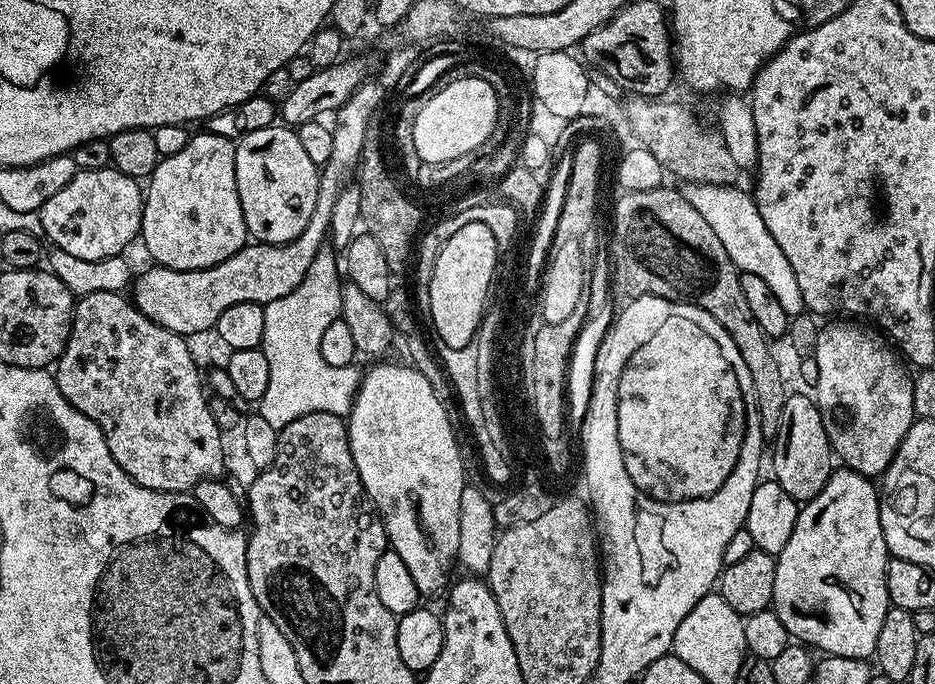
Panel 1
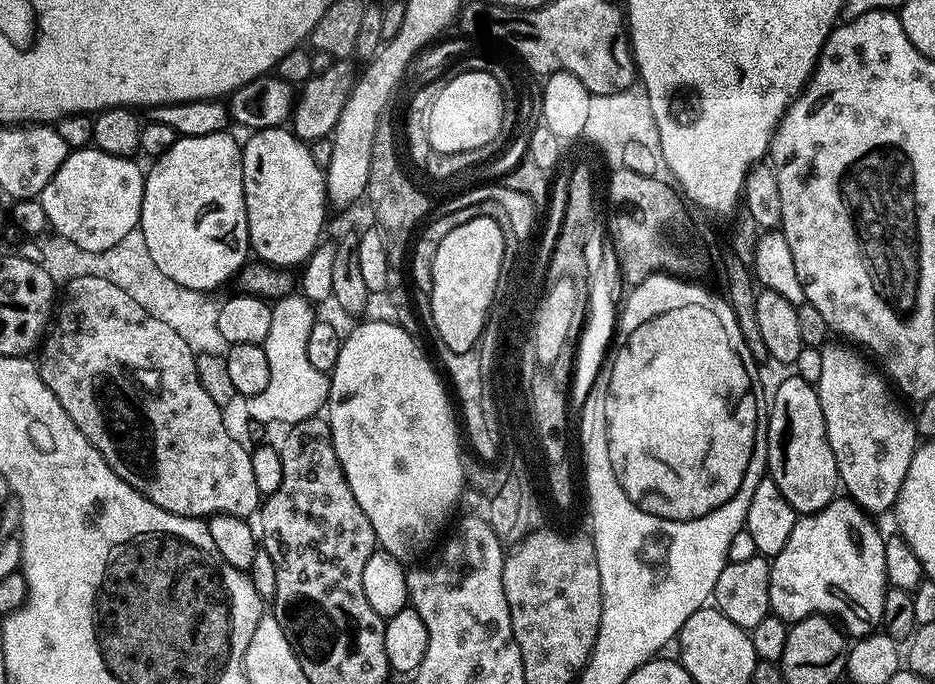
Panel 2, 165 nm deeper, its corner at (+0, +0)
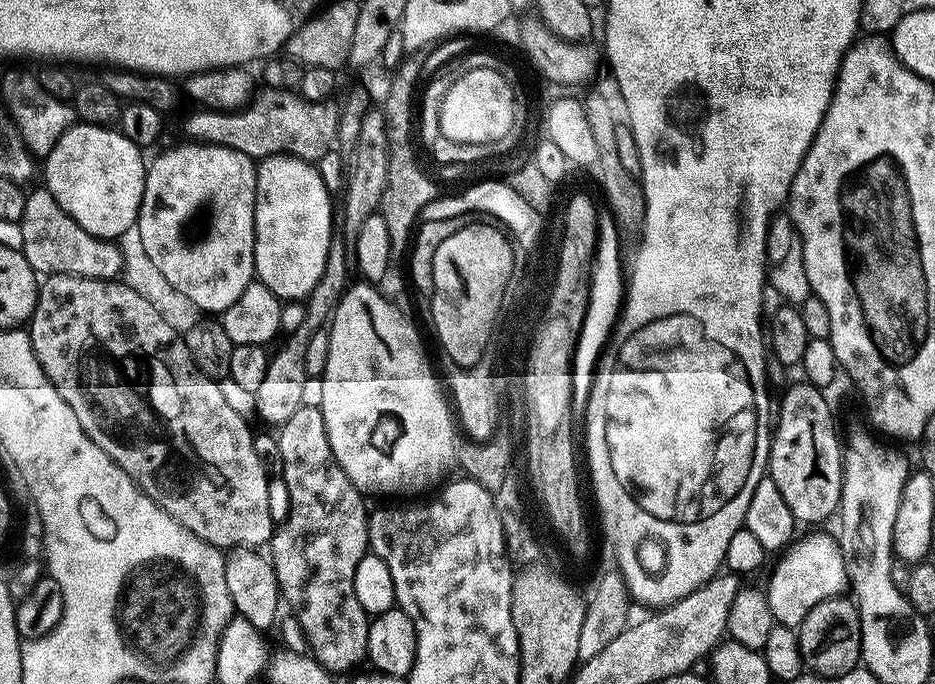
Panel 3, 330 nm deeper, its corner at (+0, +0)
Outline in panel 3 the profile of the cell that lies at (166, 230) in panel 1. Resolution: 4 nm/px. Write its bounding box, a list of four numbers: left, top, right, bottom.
[136,142,256,314]

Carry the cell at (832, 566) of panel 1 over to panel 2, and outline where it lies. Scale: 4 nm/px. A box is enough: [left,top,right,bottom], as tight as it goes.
[770,498,889,638]

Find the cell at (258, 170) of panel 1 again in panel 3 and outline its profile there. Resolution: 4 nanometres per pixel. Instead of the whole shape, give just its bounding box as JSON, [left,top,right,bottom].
[254,156,334,301]

